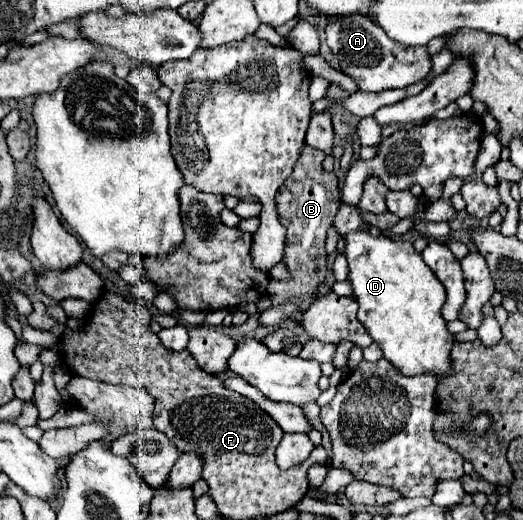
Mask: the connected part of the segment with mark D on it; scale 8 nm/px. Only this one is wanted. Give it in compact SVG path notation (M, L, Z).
M364 230L346 234L346 260L348 260L348 280L354 286L354 298L358 300L358 318L380 344L384 358L402 374L402 376L418 376L418 374L434 374L438 380L452 376L452 348L456 346L454 334L446 328L446 320L442 318L442 306L446 300L444 286L434 276L434 272L424 264L422 256L414 250L410 240L388 238L388 236L372 236Z

